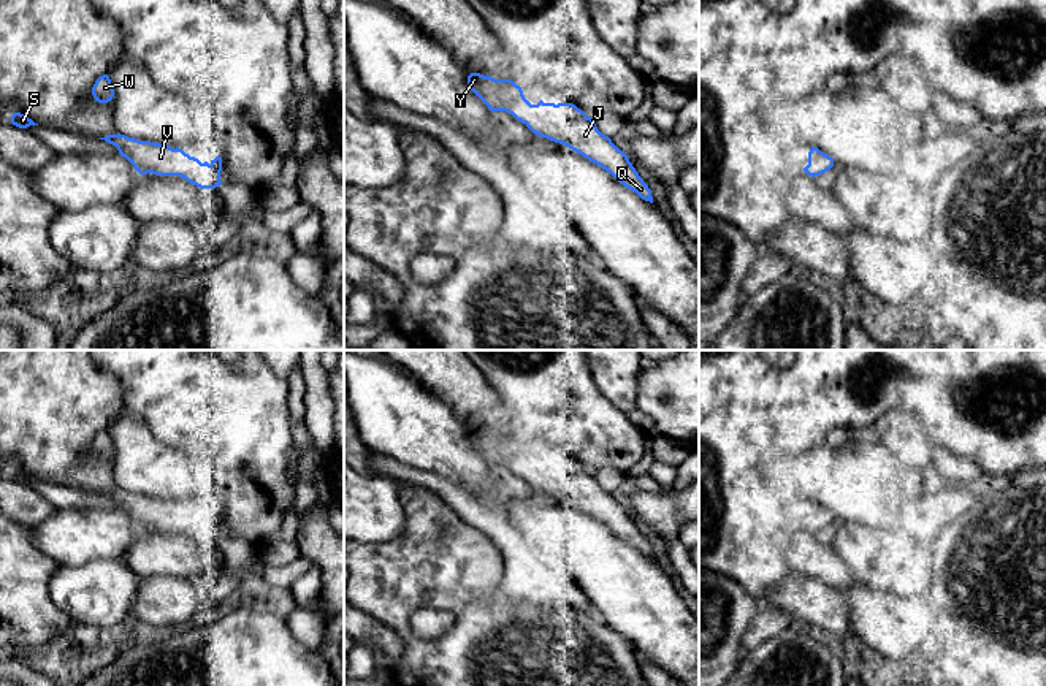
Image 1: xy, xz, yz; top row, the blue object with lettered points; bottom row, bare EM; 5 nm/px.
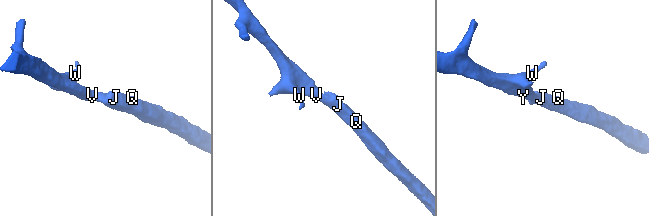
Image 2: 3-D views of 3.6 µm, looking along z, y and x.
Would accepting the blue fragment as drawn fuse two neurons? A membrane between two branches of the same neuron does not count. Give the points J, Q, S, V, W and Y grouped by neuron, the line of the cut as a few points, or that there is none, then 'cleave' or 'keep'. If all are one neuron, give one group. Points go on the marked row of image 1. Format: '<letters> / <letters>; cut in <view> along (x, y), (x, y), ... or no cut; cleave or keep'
J Q S V W Y; no cut; keep

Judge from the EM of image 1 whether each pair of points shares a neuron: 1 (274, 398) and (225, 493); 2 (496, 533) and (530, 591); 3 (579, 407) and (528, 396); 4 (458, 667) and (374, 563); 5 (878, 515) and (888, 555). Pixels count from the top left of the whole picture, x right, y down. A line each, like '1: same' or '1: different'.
1: same
2: same
3: same
4: same
5: different

